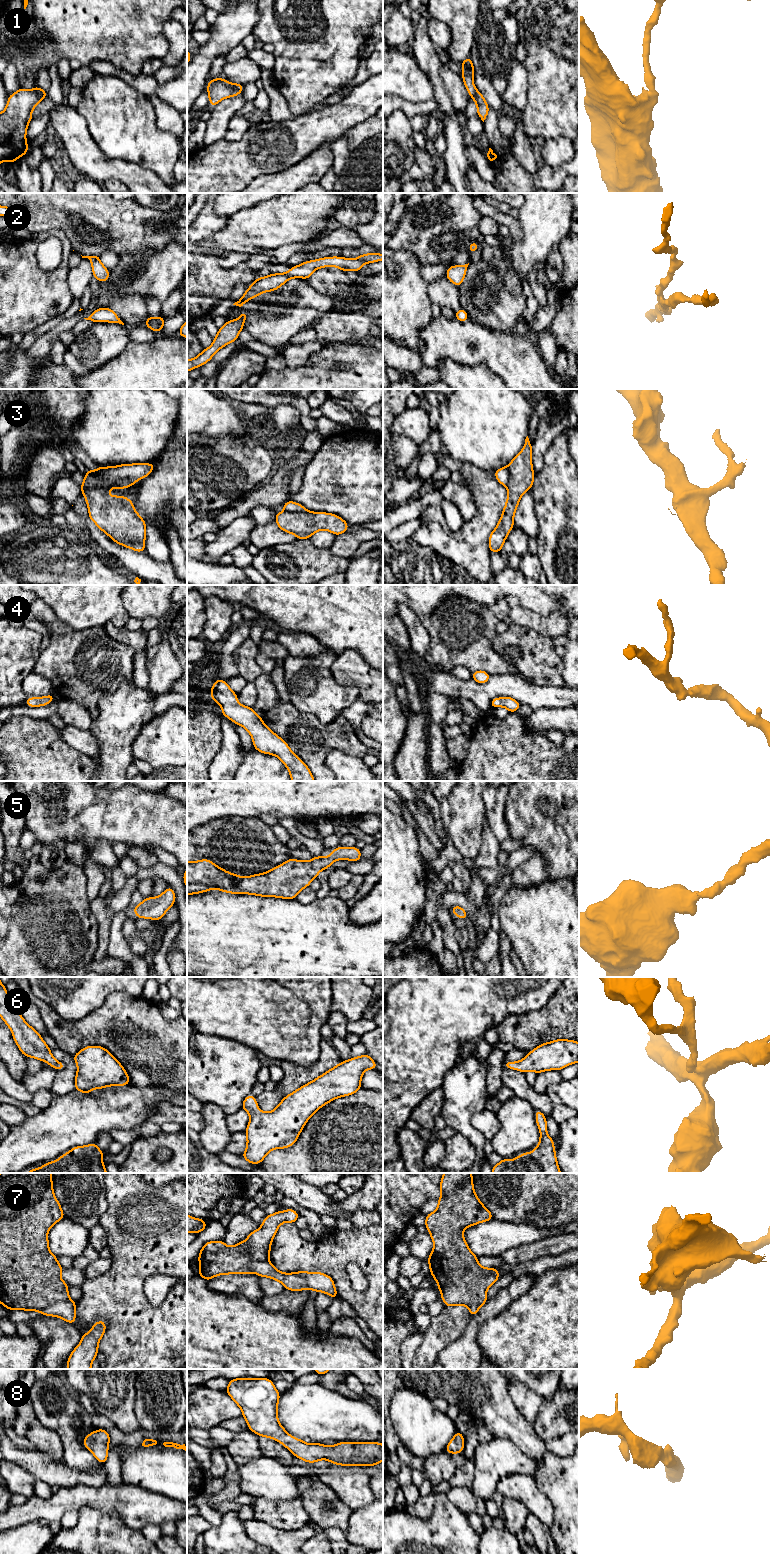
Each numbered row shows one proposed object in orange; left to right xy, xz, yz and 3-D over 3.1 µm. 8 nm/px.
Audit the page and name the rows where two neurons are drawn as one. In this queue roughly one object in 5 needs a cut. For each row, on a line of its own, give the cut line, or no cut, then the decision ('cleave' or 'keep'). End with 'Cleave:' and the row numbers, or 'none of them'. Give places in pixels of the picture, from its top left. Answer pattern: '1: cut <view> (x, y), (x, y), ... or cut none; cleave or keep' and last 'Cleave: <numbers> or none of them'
1: cut xz (230, 83), (234, 88), (241, 91); cleave
2: cut none; keep
3: cut xy (97, 474), (108, 482), (122, 479), (135, 480); cleave
4: cut none; keep
5: cut none; keep
6: cut none; keep
7: cut xy (69, 1299), (63, 1302), (55, 1302), (39, 1311); cleave
8: cut none; keep
Cleave: 1, 3, 7

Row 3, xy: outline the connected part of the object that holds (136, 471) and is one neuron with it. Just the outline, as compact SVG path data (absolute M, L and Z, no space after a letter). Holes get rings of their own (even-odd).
M153 462L148 464L121 464L108 467L98 475L102 480L108 483L113 483L122 479L139 480L151 474L154 466L155 464Z

